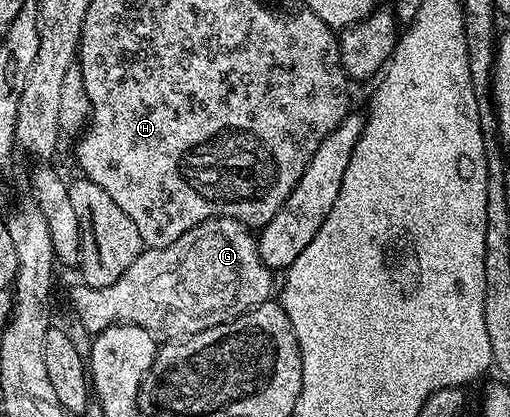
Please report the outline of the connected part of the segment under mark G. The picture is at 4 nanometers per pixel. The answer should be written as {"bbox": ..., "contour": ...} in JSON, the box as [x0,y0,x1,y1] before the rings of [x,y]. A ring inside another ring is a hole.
{"bbox":[72,216,273,342],"contour":[[[212,216],[186,230],[186,234],[182,234],[178,242],[170,242],[170,246],[145,248],[138,258],[134,258],[134,262],[130,262],[130,270],[126,270],[118,282],[101,288],[79,286],[74,289],[72,312],[89,334],[115,324],[133,324],[149,332],[158,342],[179,342],[219,324],[227,324],[243,312],[267,302],[273,295],[272,276],[273,269],[262,262],[260,245],[253,229],[234,218]]]}

